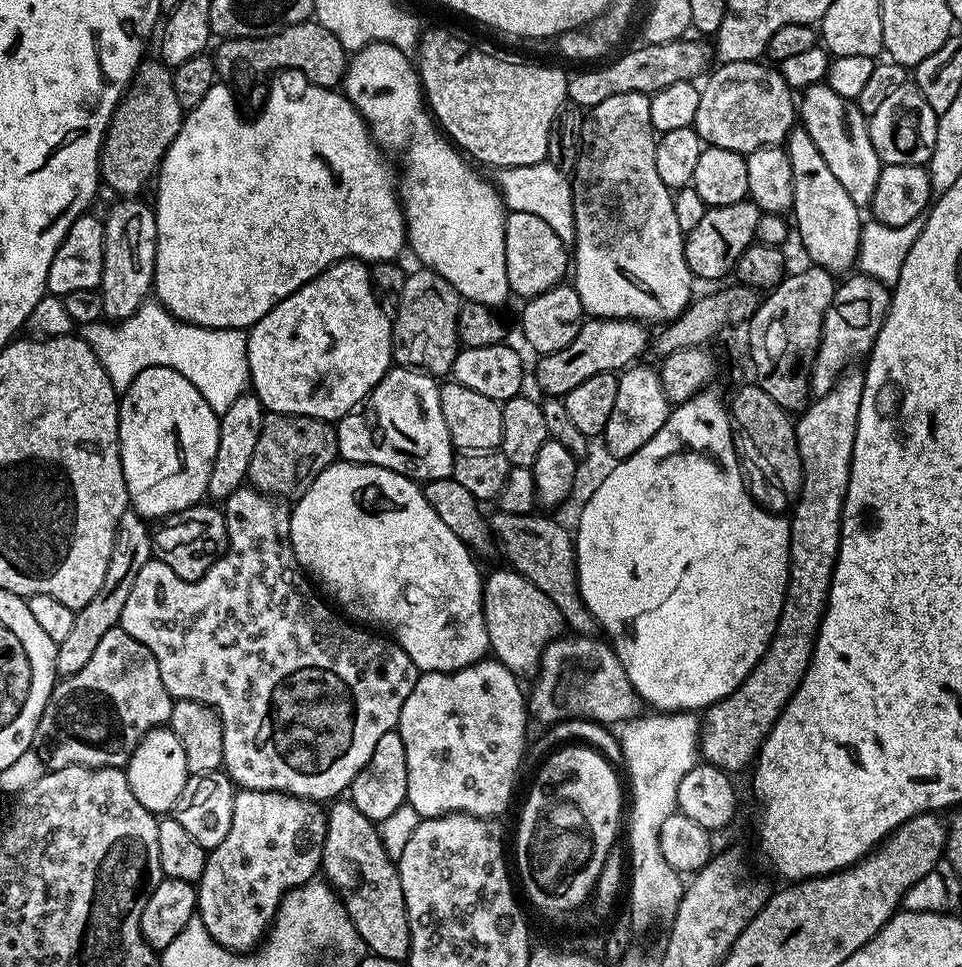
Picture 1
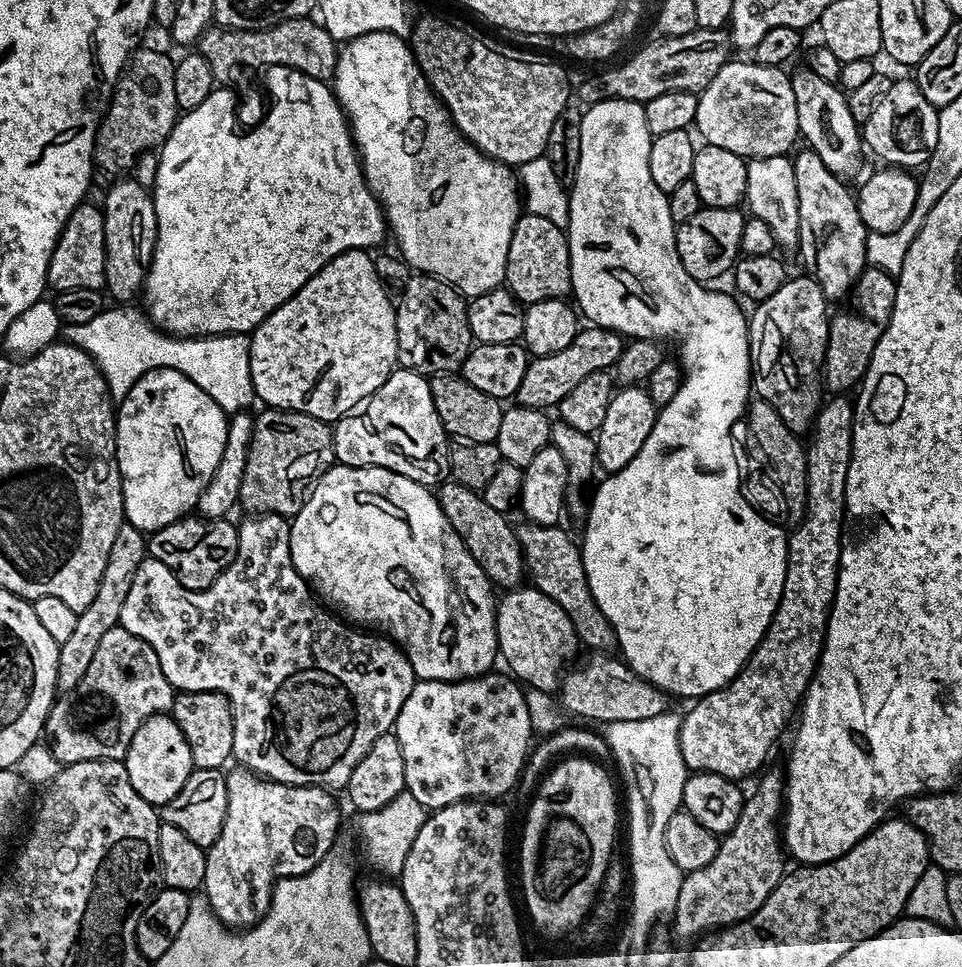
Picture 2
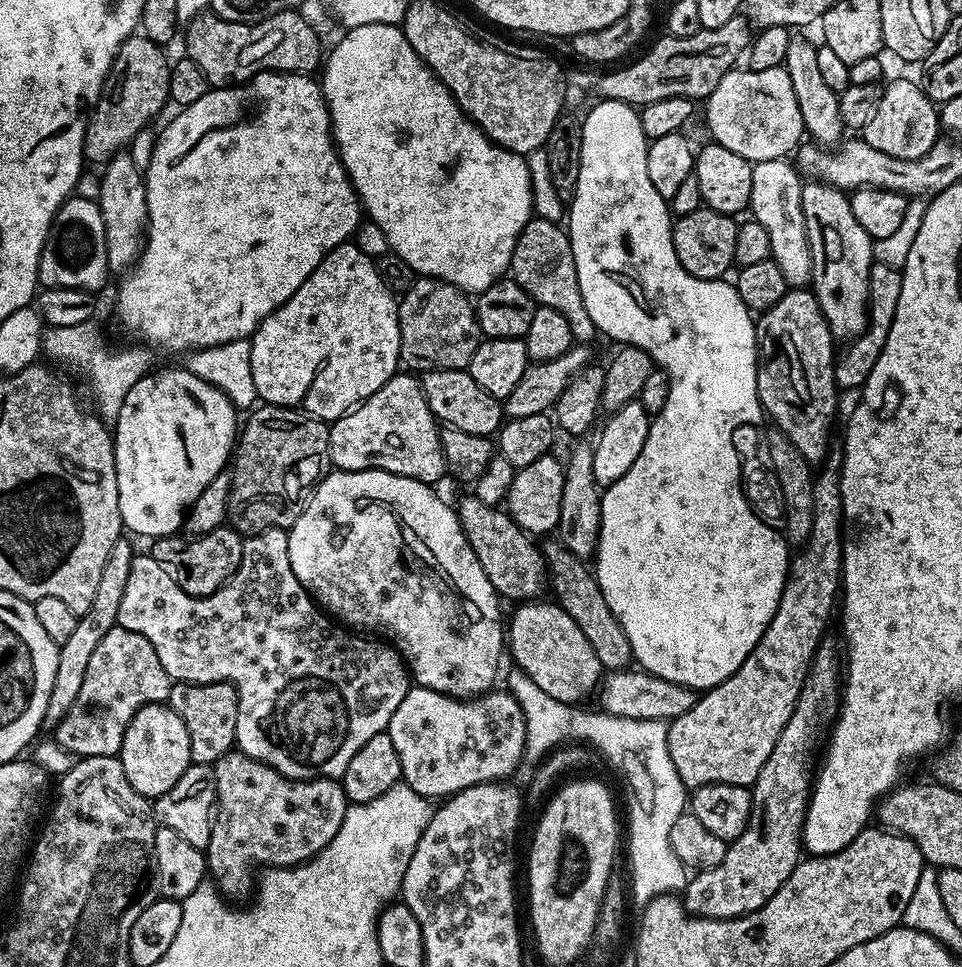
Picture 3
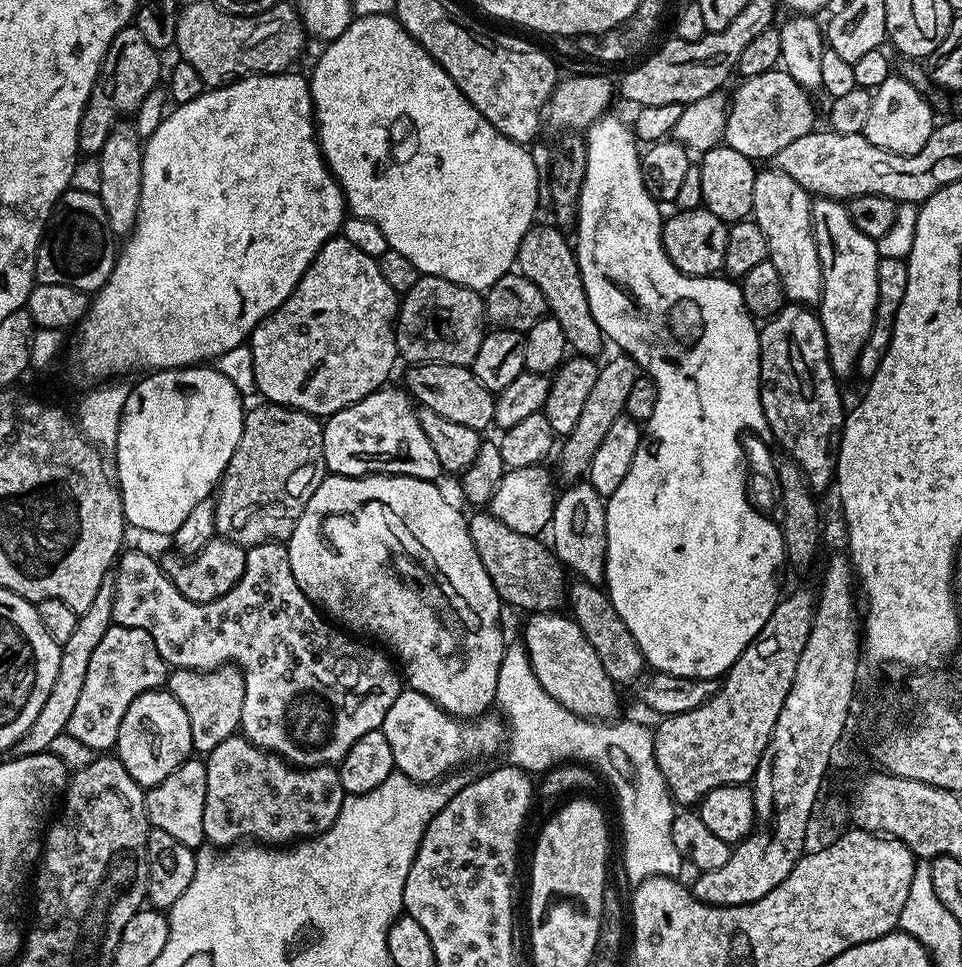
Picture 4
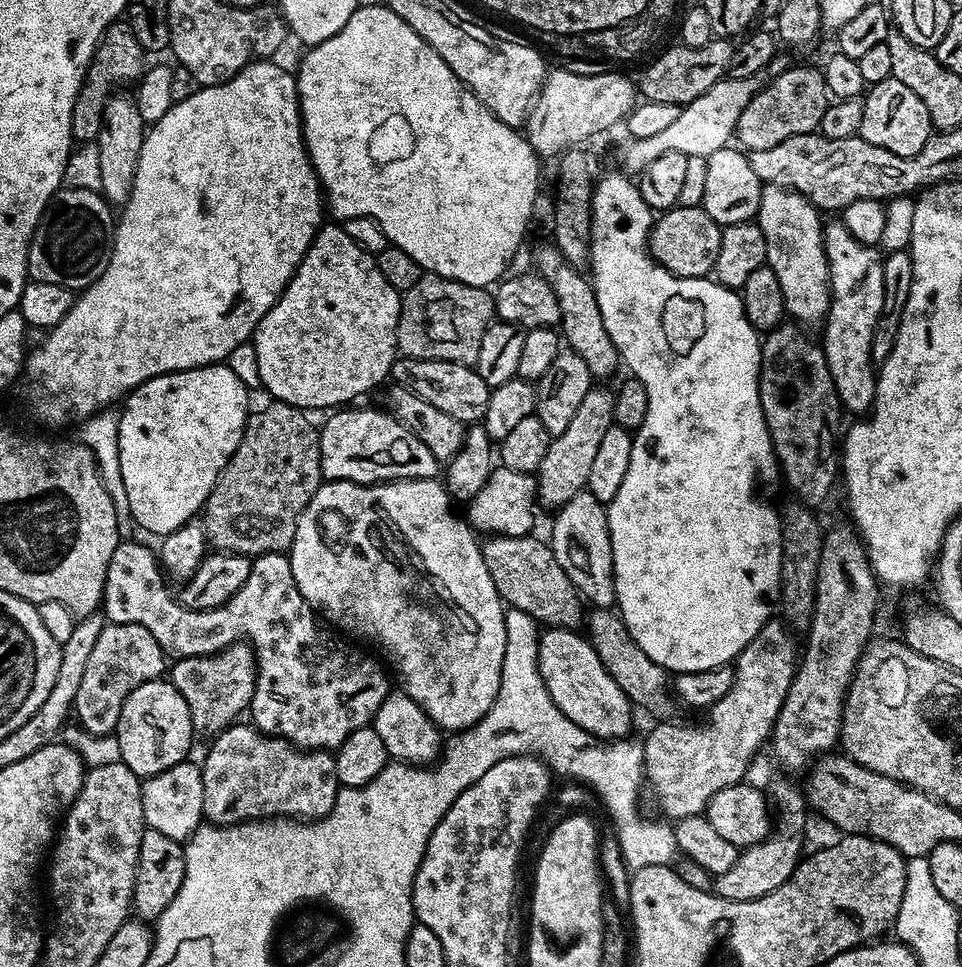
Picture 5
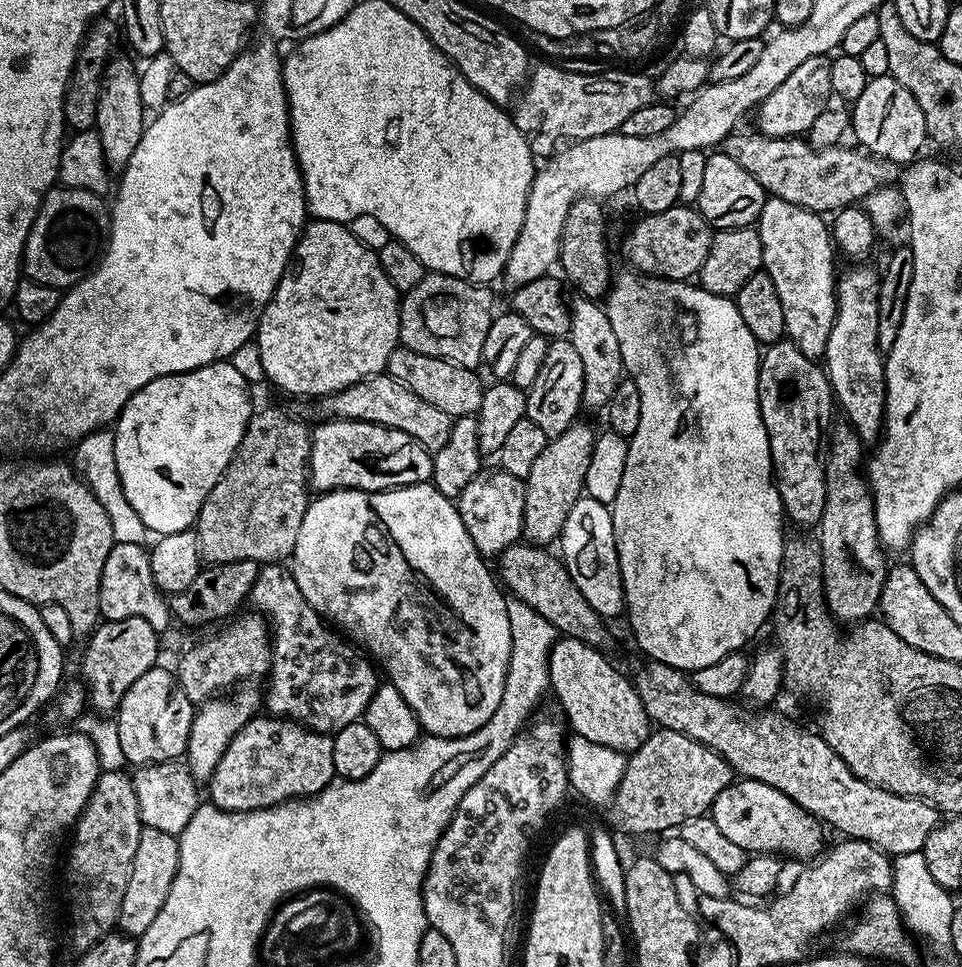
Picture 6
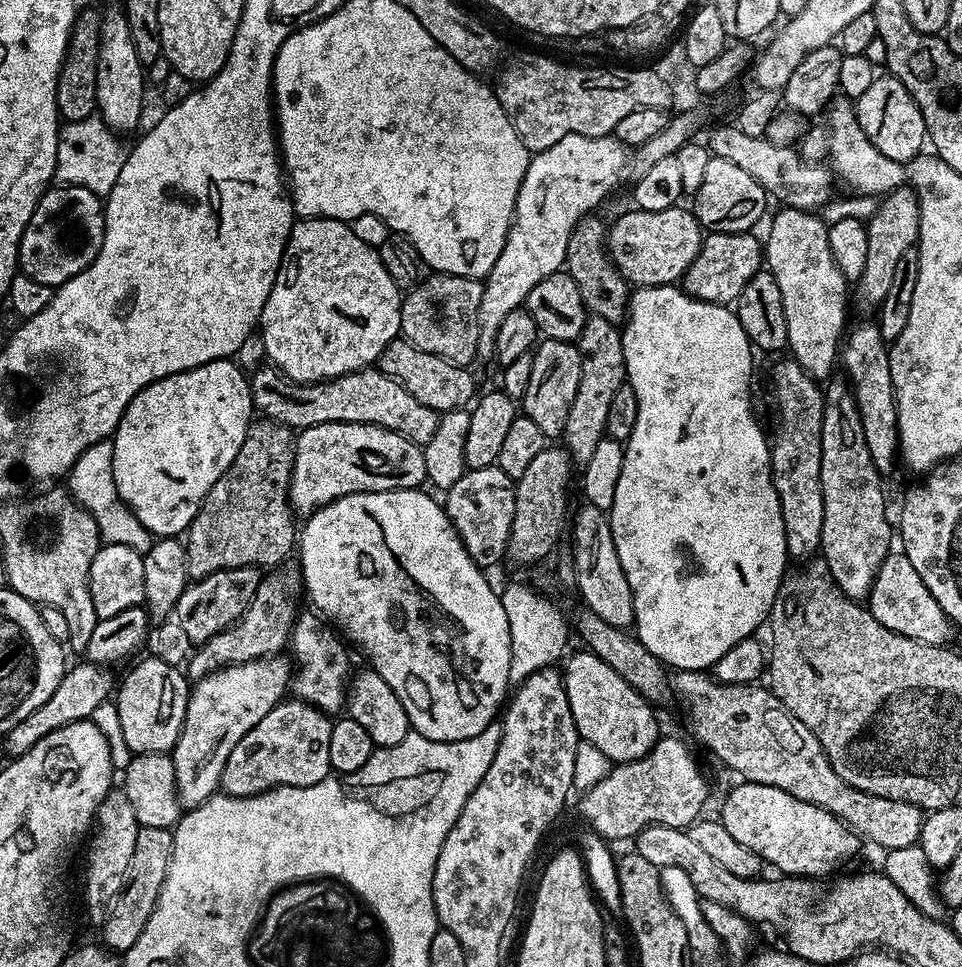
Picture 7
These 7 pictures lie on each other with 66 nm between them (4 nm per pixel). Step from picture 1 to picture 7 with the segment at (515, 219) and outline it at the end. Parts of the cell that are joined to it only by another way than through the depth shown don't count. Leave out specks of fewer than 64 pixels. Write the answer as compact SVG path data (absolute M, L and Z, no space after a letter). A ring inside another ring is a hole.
M589 315L580 335L578 394L574 394L574 403L570 406L570 414L566 414L566 426L562 433L563 447L571 456L573 465L583 466L586 462L590 462L598 442L605 439L606 417L610 411L610 402L614 399L618 386L626 382L624 375L626 362L622 354L620 334L621 329L617 325L611 324L602 317Z

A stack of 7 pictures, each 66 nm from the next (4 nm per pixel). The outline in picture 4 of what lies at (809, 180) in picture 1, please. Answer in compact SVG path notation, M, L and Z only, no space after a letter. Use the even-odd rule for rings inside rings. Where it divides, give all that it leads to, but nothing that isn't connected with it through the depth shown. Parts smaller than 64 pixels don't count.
M827 198L812 200L812 233L814 246L818 246L818 262L822 270L822 294L818 305L818 315L822 322L822 330L826 334L826 350L830 358L830 366L838 378L853 375L856 372L856 361L868 344L870 330L876 321L876 307L880 301L880 283L878 282L878 262L880 254L877 241L870 239L850 218L847 203Z

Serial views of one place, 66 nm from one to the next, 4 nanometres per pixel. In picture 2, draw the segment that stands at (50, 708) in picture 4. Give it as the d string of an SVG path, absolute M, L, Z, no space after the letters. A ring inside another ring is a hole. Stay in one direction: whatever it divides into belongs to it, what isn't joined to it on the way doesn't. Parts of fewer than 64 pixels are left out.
M133 524L118 526L118 534L114 534L114 543L110 545L110 558L106 558L106 570L102 570L102 582L98 582L98 594L94 594L94 602L80 612L80 617L70 639L62 642L58 650L58 674L56 686L61 693L71 694L80 687L82 674L86 674L94 653L98 650L98 642L111 628L120 623L122 605L126 603L126 593L134 583L134 574L138 574L138 566L148 556L148 542L145 533L139 532Z

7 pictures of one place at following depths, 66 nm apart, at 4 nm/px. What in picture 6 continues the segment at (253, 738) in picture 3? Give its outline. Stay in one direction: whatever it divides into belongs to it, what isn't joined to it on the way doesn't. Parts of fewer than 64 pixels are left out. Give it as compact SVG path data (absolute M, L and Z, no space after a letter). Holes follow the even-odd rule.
M113 543L106 558L106 566L102 566L100 614L104 620L146 618L146 622L150 622L158 634L164 634L174 617L165 593L154 582L154 574L150 574L148 553L149 549L142 544ZM283 563L265 564L261 567L252 587L250 604L270 625L272 666L267 677L267 680L269 679L268 696L266 692L267 711L271 715L294 720L298 724L303 724L305 728L313 728L315 732L325 734L334 734L342 730L342 726L350 726L350 722L361 719L378 687L377 669L367 655L361 654L343 635L333 631L314 610L314 606L310 606L306 598L302 598L298 582Z

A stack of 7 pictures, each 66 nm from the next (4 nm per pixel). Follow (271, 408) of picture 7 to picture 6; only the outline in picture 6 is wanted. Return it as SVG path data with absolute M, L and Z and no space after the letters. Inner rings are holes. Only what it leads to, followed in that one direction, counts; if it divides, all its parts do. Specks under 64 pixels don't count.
M381 374L371 376L346 390L338 390L334 394L323 397L319 401L321 417L333 420L361 420L371 424L381 424L383 428L402 430L402 434L410 434L425 448L427 452L437 452L446 446L446 438L450 438L450 430L454 417L446 414L446 410L438 410L438 406L418 398L414 390L402 386L392 376Z

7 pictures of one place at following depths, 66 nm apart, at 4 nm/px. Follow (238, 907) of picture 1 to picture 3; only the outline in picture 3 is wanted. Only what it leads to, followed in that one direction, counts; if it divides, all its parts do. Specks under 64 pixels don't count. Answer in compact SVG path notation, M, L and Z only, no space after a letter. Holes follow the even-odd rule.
M233 750L225 754L221 760L216 761L214 767L216 769L216 810L212 822L210 842L206 849L206 859L211 879L214 881L220 895L229 901L244 902L253 895L254 872L252 876L252 868L257 867L256 869L259 869L261 866L269 868L293 868L295 864L304 864L307 860L312 859L313 856L317 856L328 845L330 838L334 838L334 834L338 834L338 826L342 826L342 818L346 818L346 810L350 801L348 795L344 792L344 785L340 780L291 780L291 778L284 776L278 770L274 770L254 758L250 758L239 750Z

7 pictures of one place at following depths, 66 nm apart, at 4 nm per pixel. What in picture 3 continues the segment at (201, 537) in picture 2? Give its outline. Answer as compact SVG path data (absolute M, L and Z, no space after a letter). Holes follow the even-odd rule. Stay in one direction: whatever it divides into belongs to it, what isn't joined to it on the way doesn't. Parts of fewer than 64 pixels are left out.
M231 526L192 536L189 544L180 539L179 535L159 537L153 543L156 545L150 548L150 555L160 563L162 570L166 570L166 574L170 574L170 578L174 578L176 585L191 596L214 594L234 574L234 570L238 570L242 562L245 537Z

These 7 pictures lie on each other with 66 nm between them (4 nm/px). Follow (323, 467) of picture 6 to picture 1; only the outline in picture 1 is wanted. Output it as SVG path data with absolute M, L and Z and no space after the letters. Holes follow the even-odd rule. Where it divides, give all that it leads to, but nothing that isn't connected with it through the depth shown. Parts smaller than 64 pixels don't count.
M403 366L389 368L363 404L343 416L335 429L336 451L351 464L373 464L379 468L394 470L417 482L446 478L452 474L456 452L452 446L450 430L446 430L446 418L442 418L440 384L437 377L427 372Z

